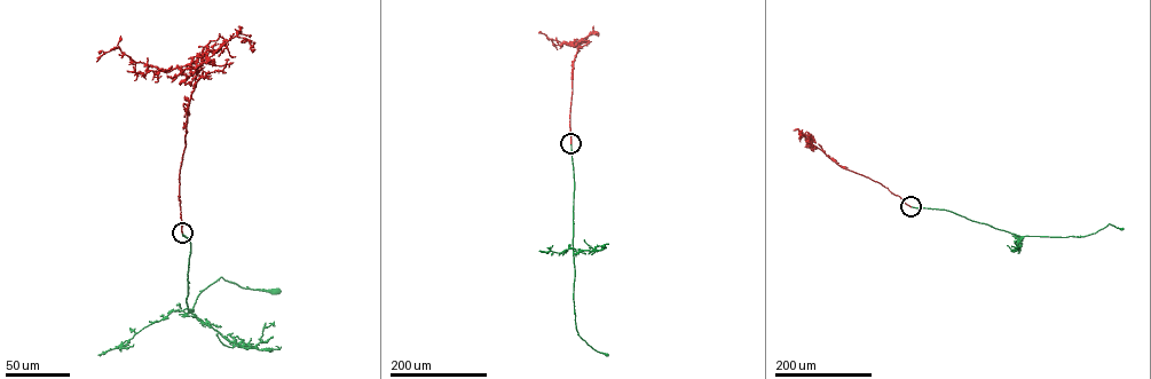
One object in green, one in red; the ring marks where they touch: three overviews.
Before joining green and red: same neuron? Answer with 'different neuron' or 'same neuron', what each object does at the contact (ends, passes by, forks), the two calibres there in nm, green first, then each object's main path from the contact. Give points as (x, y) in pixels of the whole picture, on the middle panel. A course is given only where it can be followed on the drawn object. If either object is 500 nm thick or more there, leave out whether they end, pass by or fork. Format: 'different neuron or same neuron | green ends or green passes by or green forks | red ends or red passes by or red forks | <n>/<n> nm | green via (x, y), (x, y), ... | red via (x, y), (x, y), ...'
same neuron | 130/550 nm | green via (570, 143), (576, 329), (588, 345), (606, 354) | red via (570, 143), (573, 63), (578, 46), (556, 45), (538, 32)

